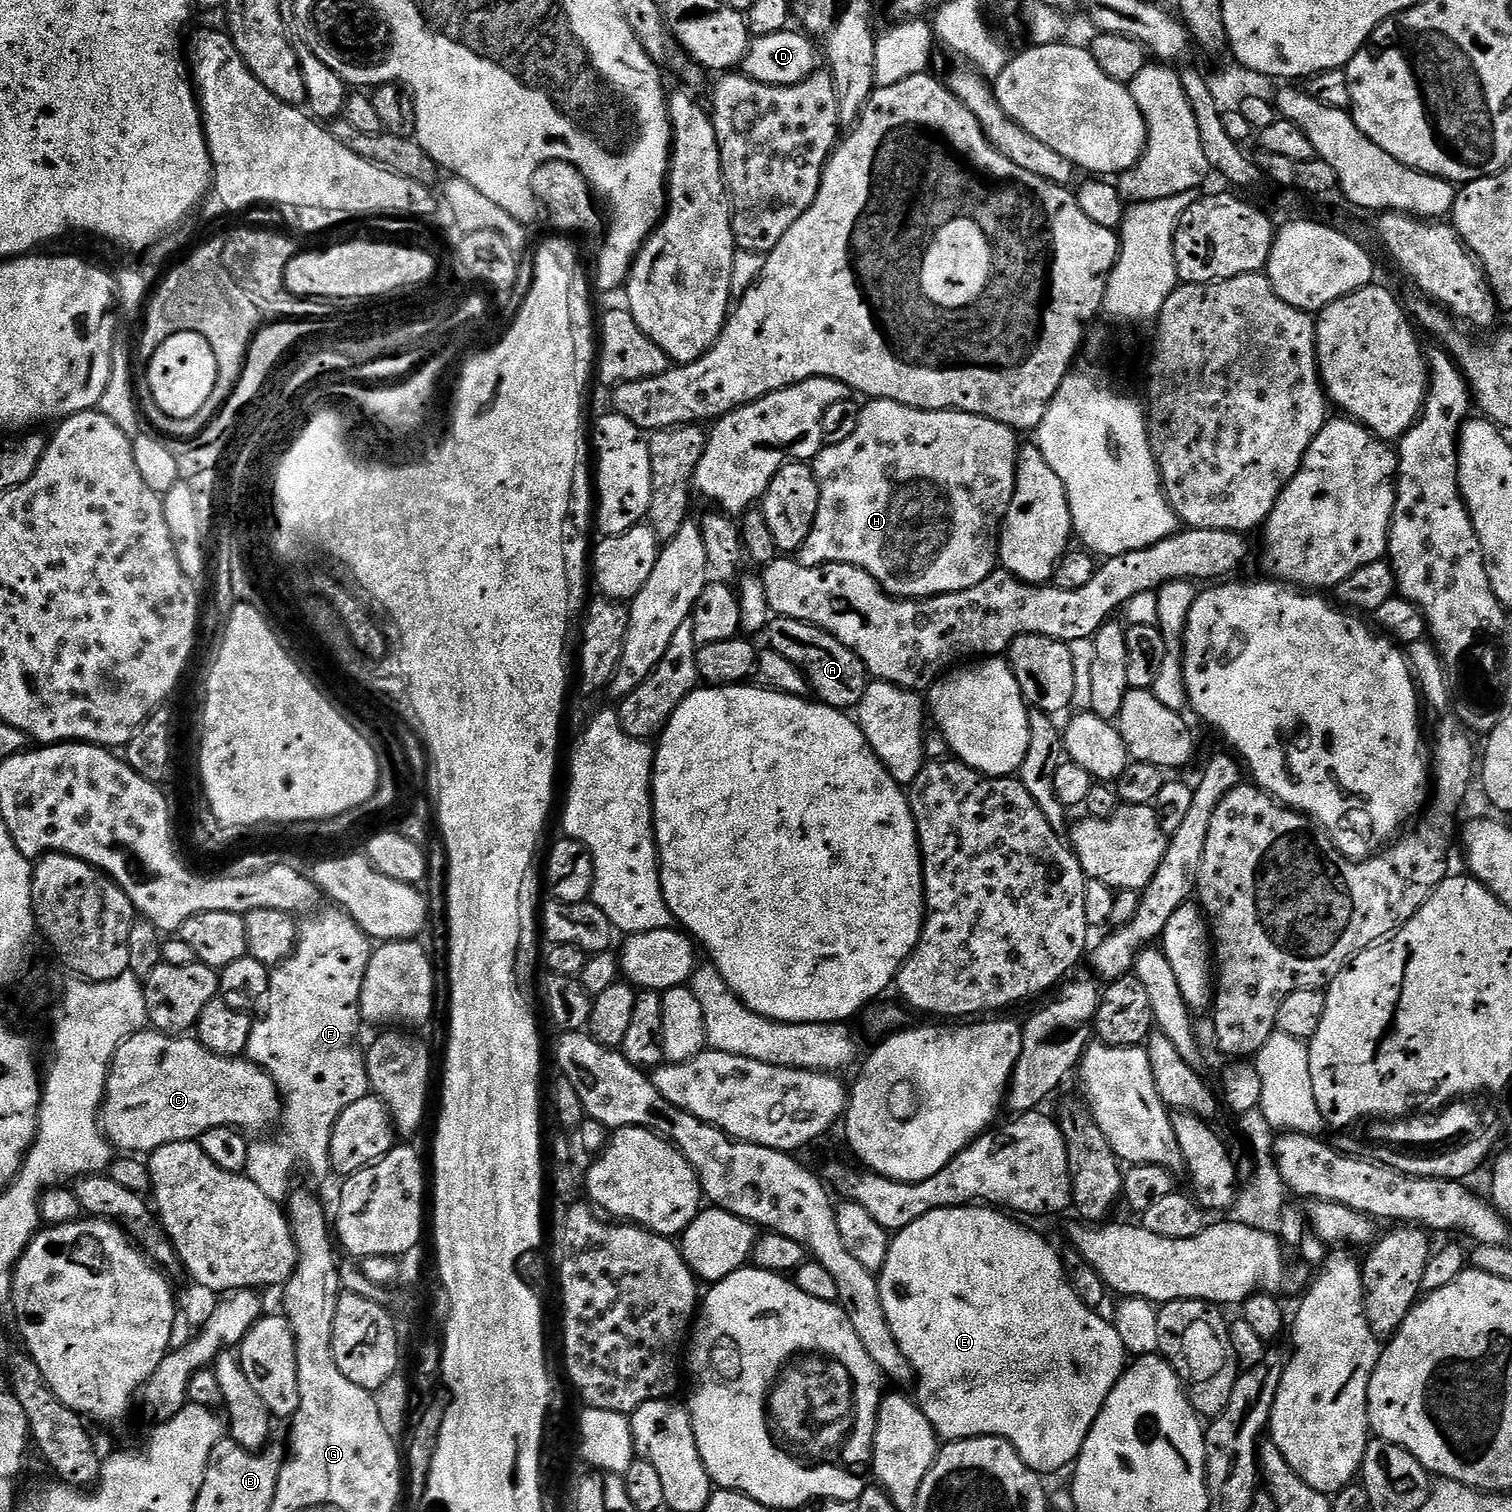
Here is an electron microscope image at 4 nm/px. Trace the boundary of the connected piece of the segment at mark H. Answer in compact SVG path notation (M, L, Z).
M869 399L860 409L858 426L854 434L850 434L850 438L845 438L842 442L821 448L815 458L814 471L820 487L818 514L814 518L814 526L806 542L800 547L798 553L800 563L858 566L872 575L888 595L906 600L941 596L947 592L970 590L978 586L978 582L982 582L998 568L1000 525L1004 523L1004 515L1010 506L1010 498L1014 498L1017 451L1017 433L1007 428L1002 422L994 422L990 418L982 418L969 412L935 412L902 406L893 400Z

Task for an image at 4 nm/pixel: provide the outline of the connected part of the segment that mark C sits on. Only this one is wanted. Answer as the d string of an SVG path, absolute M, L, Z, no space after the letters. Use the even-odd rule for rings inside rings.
M145 1030L136 1032L118 1046L112 1065L108 1067L108 1084L104 1088L104 1103L100 1105L98 1119L113 1149L124 1154L150 1154L170 1142L199 1141L206 1130L215 1128L235 1128L245 1134L263 1133L260 1131L270 1127L272 1119L274 1124L279 1108L276 1083L251 1060L219 1056L206 1050L199 1040L184 1034Z

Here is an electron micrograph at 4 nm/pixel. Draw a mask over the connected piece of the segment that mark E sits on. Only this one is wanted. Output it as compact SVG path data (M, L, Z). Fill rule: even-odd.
M992 1206L939 1208L930 1214L926 1214L922 1218L918 1218L914 1222L910 1222L910 1226L906 1226L902 1231L895 1233L891 1237L888 1246L888 1256L885 1259L884 1267L878 1273L878 1279L880 1281L880 1301L882 1302L882 1310L886 1310L886 1318L890 1322L890 1330L894 1334L894 1338L898 1342L902 1354L907 1358L908 1365L914 1373L914 1385L916 1384L914 1399L919 1404L920 1409L926 1414L926 1418L930 1422L932 1429L935 1430L937 1437L941 1441L951 1442L954 1440L969 1440L975 1436L1000 1436L1006 1442L1010 1442L1014 1446L1014 1450L1018 1450L1018 1454L1026 1462L1026 1466L1030 1466L1035 1472L1047 1474L1047 1472L1060 1472L1067 1464L1069 1467L1075 1461L1076 1457L1080 1455L1082 1446L1086 1442L1086 1438L1090 1434L1090 1430L1094 1426L1098 1414L1104 1409L1106 1398L1112 1393L1114 1386L1120 1380L1121 1374L1124 1373L1126 1367L1126 1351L1121 1338L1118 1336L1118 1330L1108 1320L1107 1322L1104 1321L1099 1316L1101 1314L1099 1311L1087 1308L1078 1298L1078 1294L1074 1294L1074 1290L1068 1284L1068 1279L1064 1273L1064 1267L1060 1261L1060 1252L1057 1249L1052 1249L1038 1233L1031 1232L1028 1228L1023 1228L1019 1222L1021 1223L1019 1219L1013 1218L1011 1215L1005 1214L1003 1211L997 1210Z

